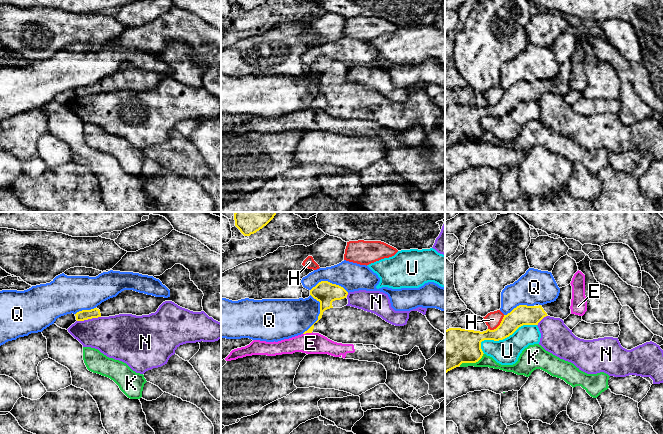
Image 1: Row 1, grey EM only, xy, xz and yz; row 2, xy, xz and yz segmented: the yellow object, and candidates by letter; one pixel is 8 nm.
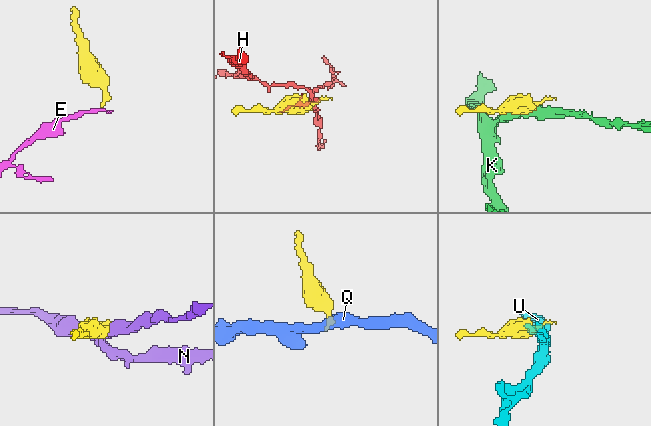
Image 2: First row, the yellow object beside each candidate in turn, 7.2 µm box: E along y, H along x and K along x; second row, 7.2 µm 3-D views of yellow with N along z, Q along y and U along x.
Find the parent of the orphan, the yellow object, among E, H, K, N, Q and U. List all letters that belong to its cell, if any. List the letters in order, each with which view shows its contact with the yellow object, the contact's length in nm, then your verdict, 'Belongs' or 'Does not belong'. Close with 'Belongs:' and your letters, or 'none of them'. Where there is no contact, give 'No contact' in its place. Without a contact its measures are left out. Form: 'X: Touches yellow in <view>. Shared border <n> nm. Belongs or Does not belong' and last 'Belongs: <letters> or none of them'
E: Touches yellow in xz. Shared border 80 nm. Does not belong
H: Touches yellow in yz. Shared border 180 nm. Does not belong
K: Touches yellow in yz. Shared border 220 nm. Does not belong
N: Touches yellow in xy. Shared border 200 nm. Does not belong
Q: Touches yellow in xz. Shared border 320 nm. Does not belong
U: Touches yellow in yz. Shared border 500 nm. Does not belong
Belongs: none of them

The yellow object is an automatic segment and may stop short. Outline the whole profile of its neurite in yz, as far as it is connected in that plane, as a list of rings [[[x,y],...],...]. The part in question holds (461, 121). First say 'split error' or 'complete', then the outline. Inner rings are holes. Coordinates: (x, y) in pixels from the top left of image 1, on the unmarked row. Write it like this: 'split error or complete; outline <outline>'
split error; outline [[[572,62],[560,64],[558,74],[551,79],[539,82],[519,81],[504,91],[500,101],[486,107],[461,104],[445,106],[445,149],[462,139],[476,139],[482,132],[481,118],[503,116],[523,101],[538,101],[546,92],[566,95],[571,90]]]

